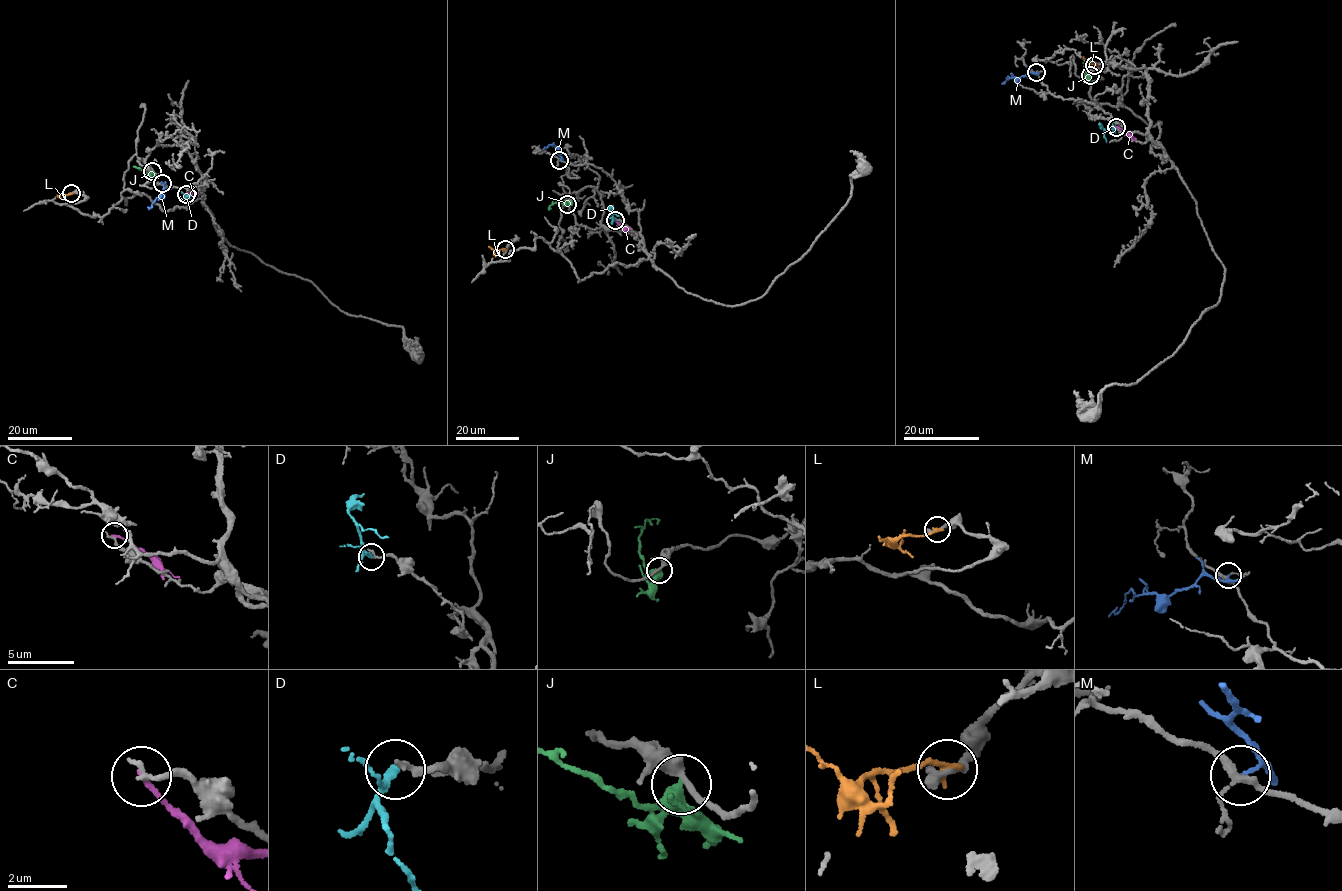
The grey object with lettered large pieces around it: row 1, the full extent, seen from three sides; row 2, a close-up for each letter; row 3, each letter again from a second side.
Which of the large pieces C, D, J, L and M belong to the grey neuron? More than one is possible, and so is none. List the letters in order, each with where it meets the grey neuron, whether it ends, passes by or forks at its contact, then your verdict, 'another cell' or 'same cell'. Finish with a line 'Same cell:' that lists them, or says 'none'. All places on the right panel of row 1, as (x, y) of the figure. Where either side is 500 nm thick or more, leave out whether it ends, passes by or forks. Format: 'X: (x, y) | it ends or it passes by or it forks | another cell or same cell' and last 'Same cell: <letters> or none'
C: (1117, 127) | it ends | another cell
D: (1116, 127) | it passes by | same cell
J: (1090, 75) | it passes by | another cell
L: (1094, 65) | it ends | another cell
M: (1036, 72) | it passes by | another cell
Same cell: D

